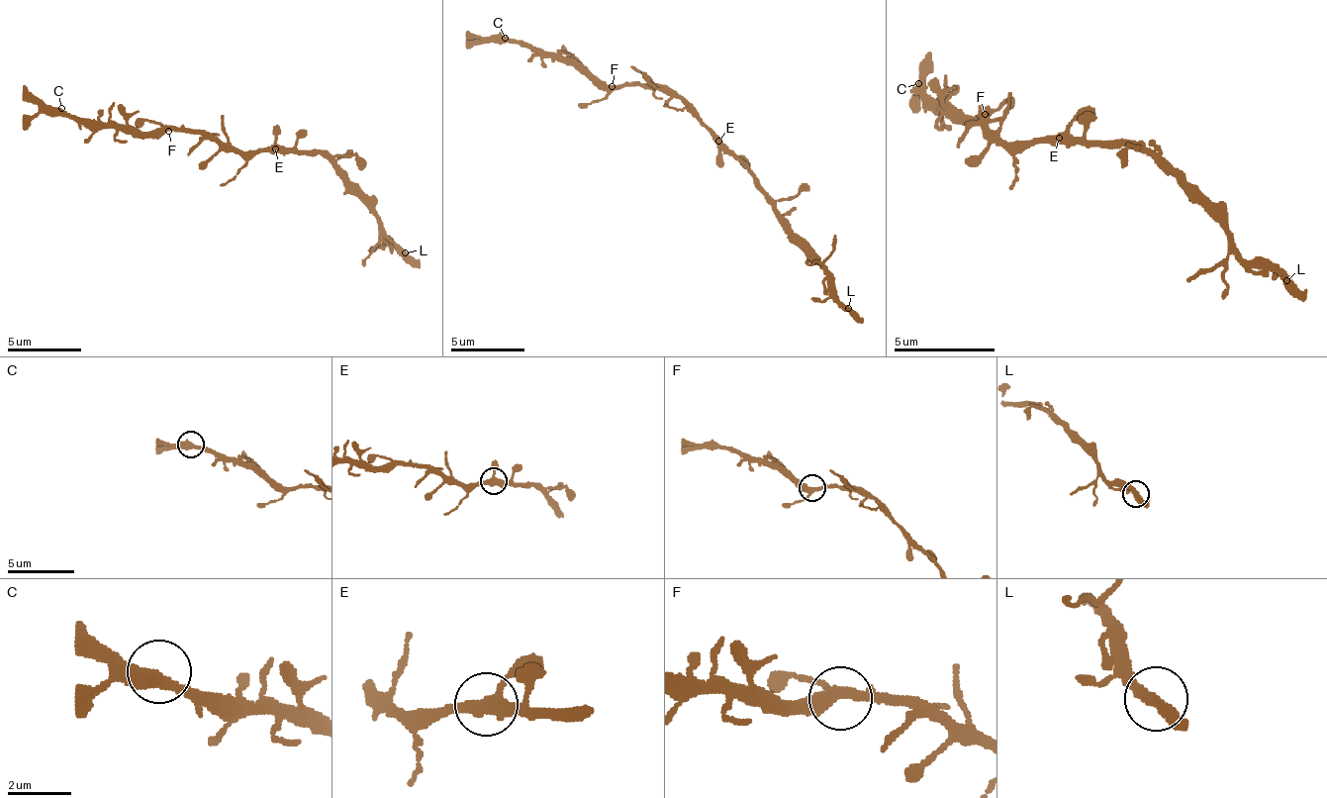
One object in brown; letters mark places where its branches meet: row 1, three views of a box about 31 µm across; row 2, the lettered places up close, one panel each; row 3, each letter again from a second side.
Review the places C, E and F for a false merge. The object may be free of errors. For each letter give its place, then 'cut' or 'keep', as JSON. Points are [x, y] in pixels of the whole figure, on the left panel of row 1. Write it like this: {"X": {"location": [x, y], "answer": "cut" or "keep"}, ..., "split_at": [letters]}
{"C": {"location": [61, 108], "answer": "keep"}, "E": {"location": [275, 149], "answer": "keep"}, "F": {"location": [168, 131], "answer": "keep"}, "split_at": []}

